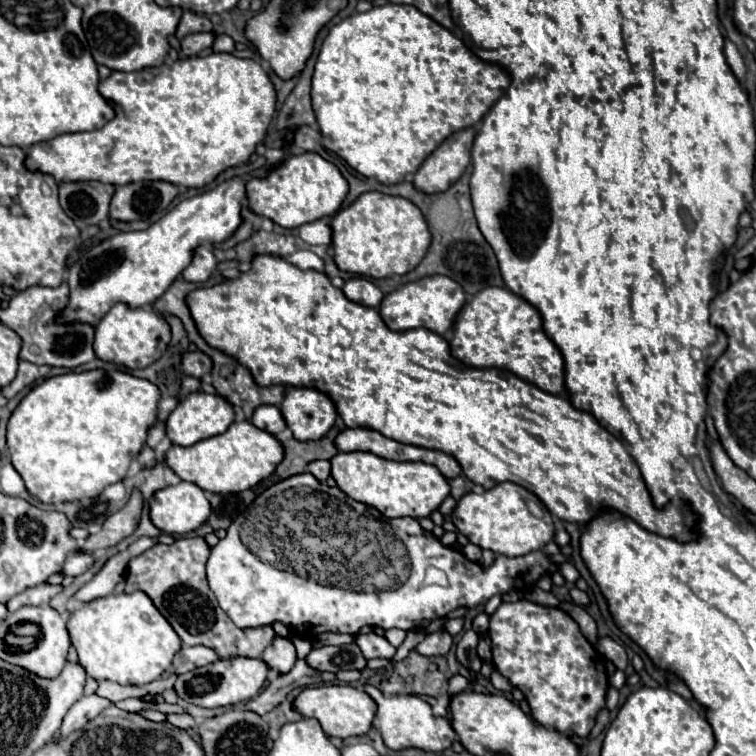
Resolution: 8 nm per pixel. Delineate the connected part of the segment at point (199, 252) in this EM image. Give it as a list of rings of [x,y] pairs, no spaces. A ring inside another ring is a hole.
[[[202,245],[196,249],[194,261],[182,271],[182,279],[190,283],[204,283],[212,277],[214,271],[216,271],[216,257],[210,251],[210,247]]]

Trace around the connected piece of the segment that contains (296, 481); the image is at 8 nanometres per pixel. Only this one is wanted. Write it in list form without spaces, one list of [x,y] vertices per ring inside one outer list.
[[[300,473],[300,475],[294,475],[294,477],[288,477],[284,479],[282,483],[278,483],[278,493],[286,491],[286,489],[292,489],[292,487],[310,487],[310,489],[322,489],[322,482],[318,481],[314,475],[310,473]]]

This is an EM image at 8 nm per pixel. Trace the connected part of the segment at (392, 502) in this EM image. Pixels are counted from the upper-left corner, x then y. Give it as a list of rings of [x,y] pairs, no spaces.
[[[338,453],[330,459],[332,463],[332,477],[338,487],[352,499],[376,507],[384,517],[430,517],[442,501],[450,495],[450,485],[446,477],[434,467],[426,463],[402,463],[402,461],[388,461],[374,453]]]

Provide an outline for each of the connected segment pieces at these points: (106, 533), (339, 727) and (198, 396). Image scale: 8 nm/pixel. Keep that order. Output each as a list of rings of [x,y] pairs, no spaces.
[[[134,489],[128,503],[118,513],[114,513],[106,519],[106,523],[102,525],[102,531],[96,533],[96,535],[90,535],[86,539],[82,551],[90,553],[90,551],[96,551],[96,549],[112,547],[112,545],[118,545],[122,539],[130,537],[138,527],[142,505],[144,505],[142,493],[138,489]]]
[[[316,685],[306,687],[294,701],[296,711],[300,711],[304,717],[314,717],[322,725],[322,731],[328,737],[352,737],[352,735],[366,735],[372,727],[372,721],[376,717],[376,701],[362,689],[350,687],[350,685]]]
[[[198,391],[198,393],[190,393],[170,413],[170,417],[166,419],[166,435],[168,435],[168,439],[174,445],[190,447],[190,445],[194,445],[194,443],[198,443],[202,439],[208,439],[208,437],[224,433],[230,427],[232,421],[234,421],[234,409],[232,409],[232,405],[224,397],[208,395],[204,391]]]

